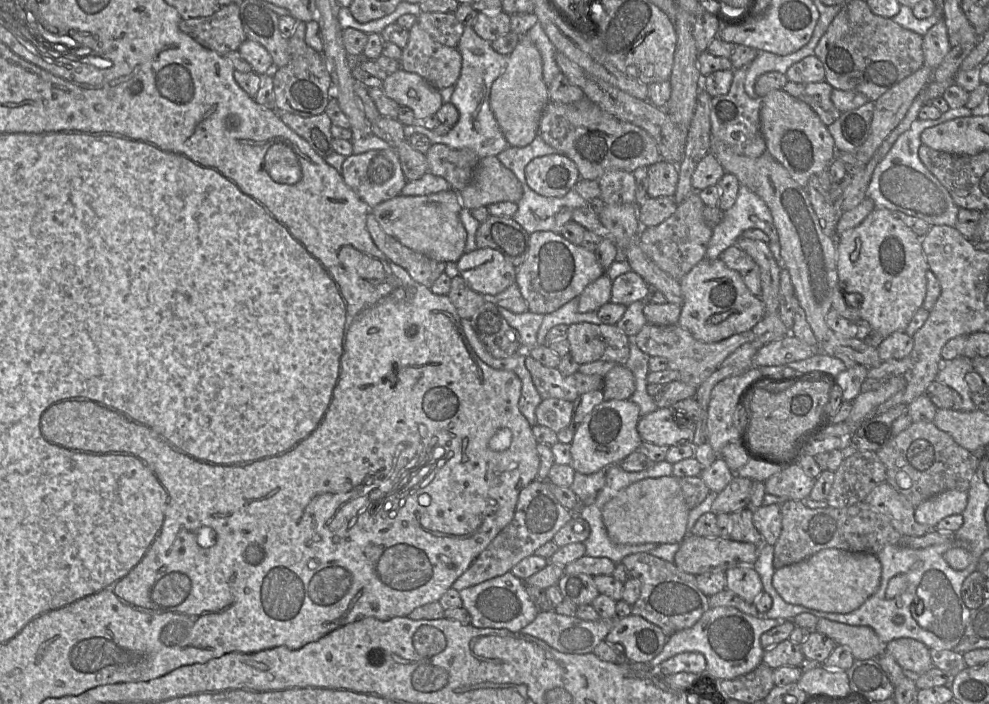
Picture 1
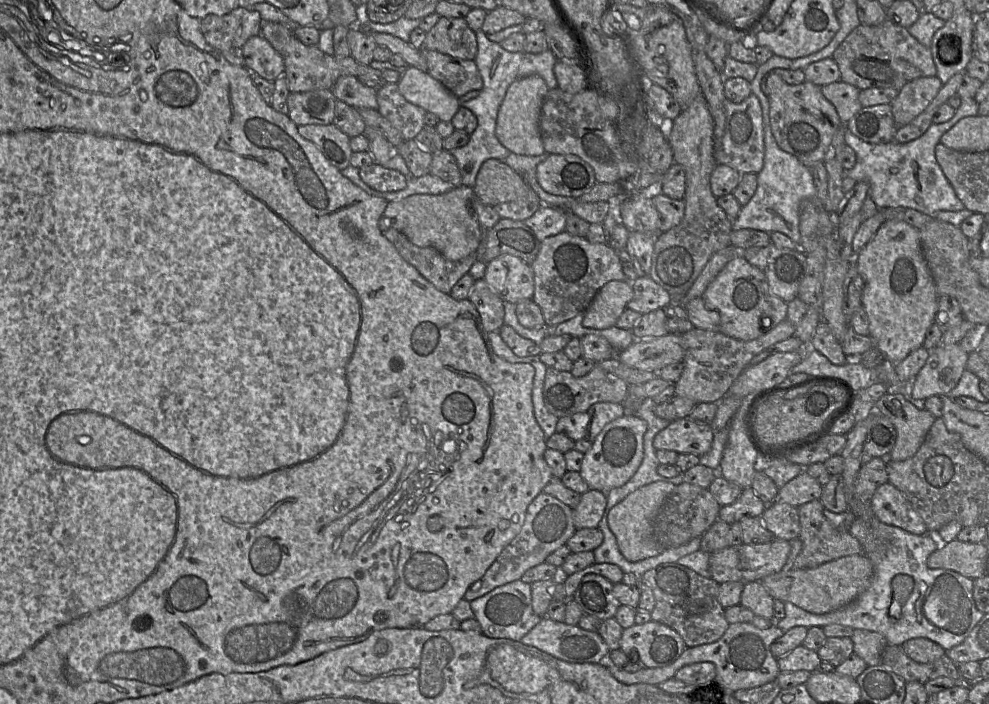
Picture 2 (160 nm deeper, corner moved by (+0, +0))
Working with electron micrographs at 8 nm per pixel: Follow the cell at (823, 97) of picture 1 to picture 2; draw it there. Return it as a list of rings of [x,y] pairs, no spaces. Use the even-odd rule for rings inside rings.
[[[843,81],[833,82],[821,86],[824,97],[833,104],[842,124],[847,122],[863,106],[859,101],[860,90],[851,84]]]

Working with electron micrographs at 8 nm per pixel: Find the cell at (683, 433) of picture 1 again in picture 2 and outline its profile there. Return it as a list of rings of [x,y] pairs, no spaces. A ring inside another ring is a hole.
[[[689,418],[669,423],[653,440],[656,450],[674,451],[677,454],[692,454],[699,458],[712,447],[714,430],[710,424],[697,423]]]

